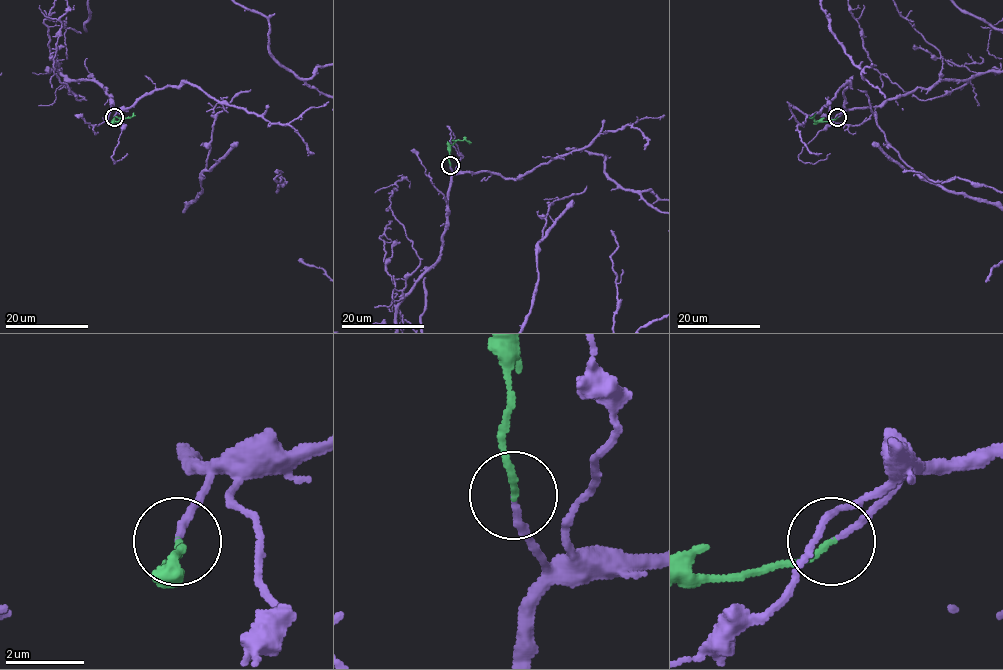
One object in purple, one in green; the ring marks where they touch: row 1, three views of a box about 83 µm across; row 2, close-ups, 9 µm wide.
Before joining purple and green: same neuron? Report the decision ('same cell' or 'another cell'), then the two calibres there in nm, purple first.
same cell; calibres 140 and 160 nm

